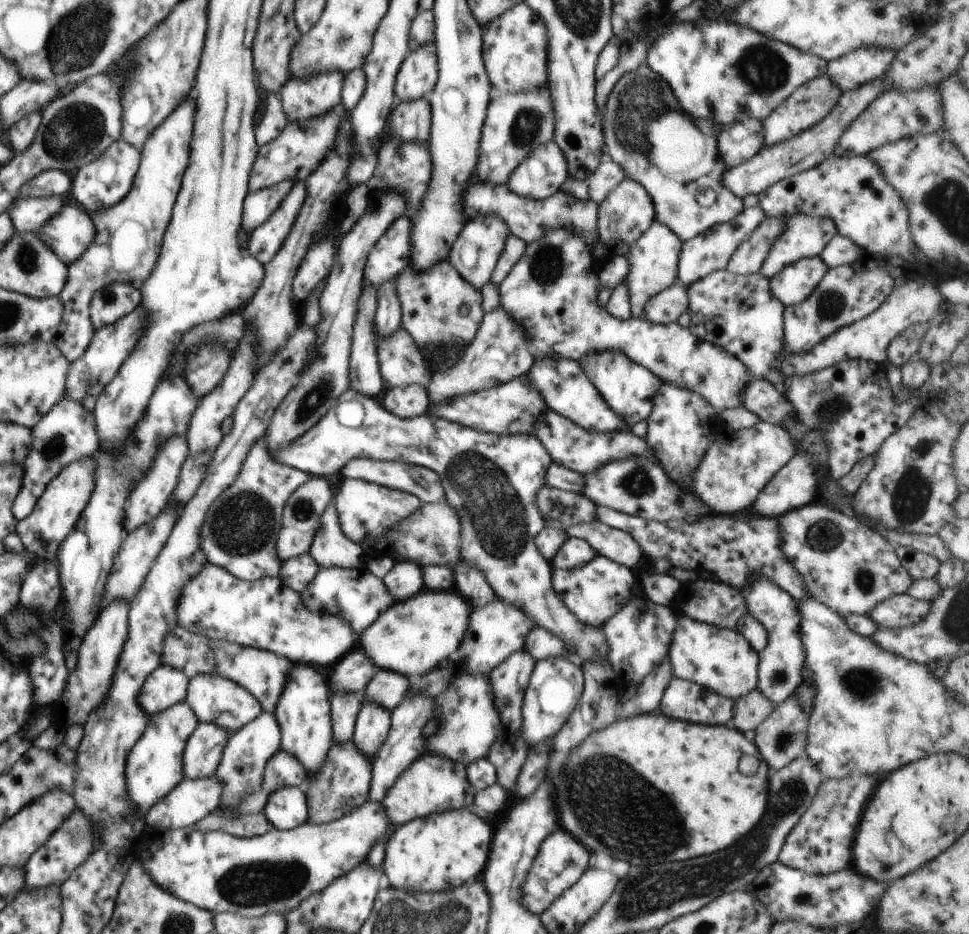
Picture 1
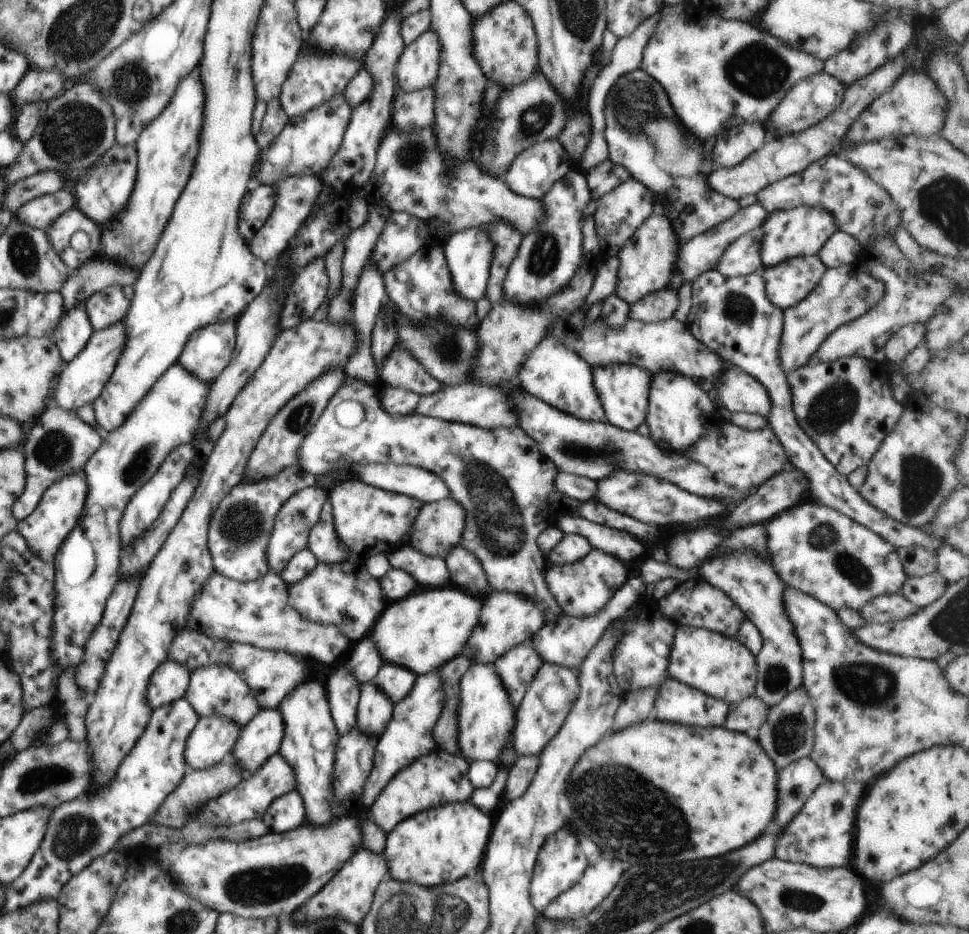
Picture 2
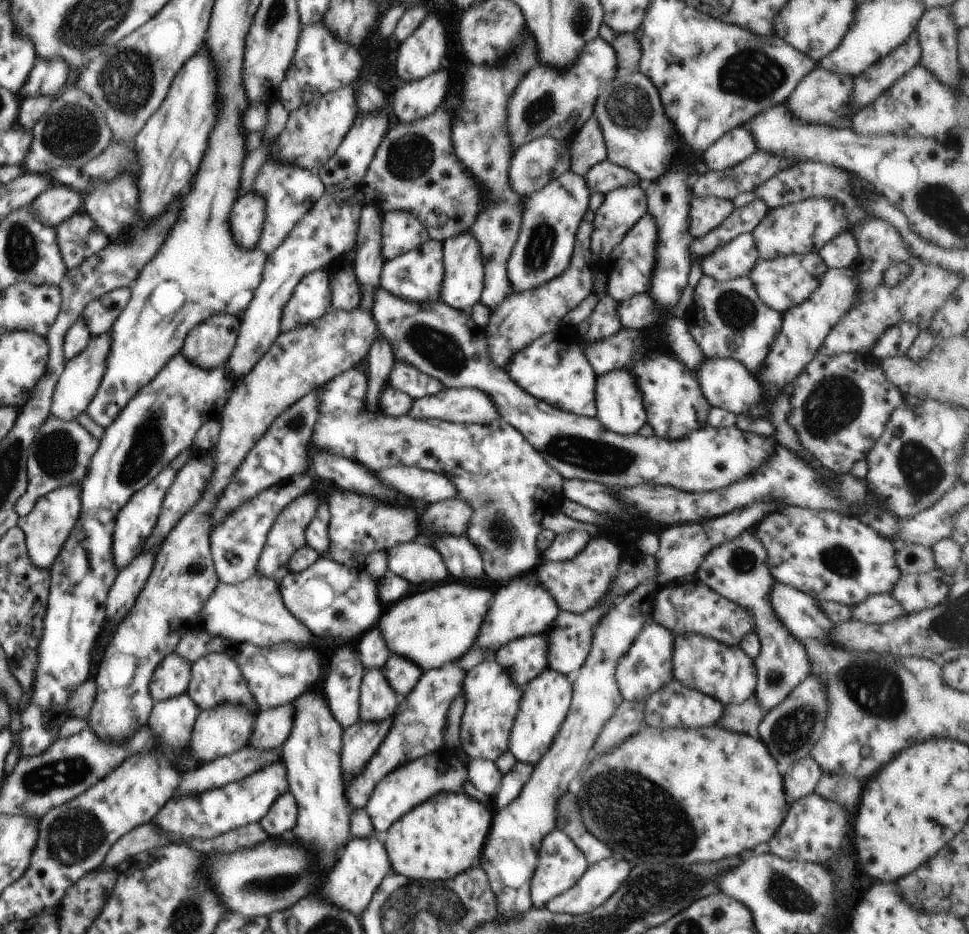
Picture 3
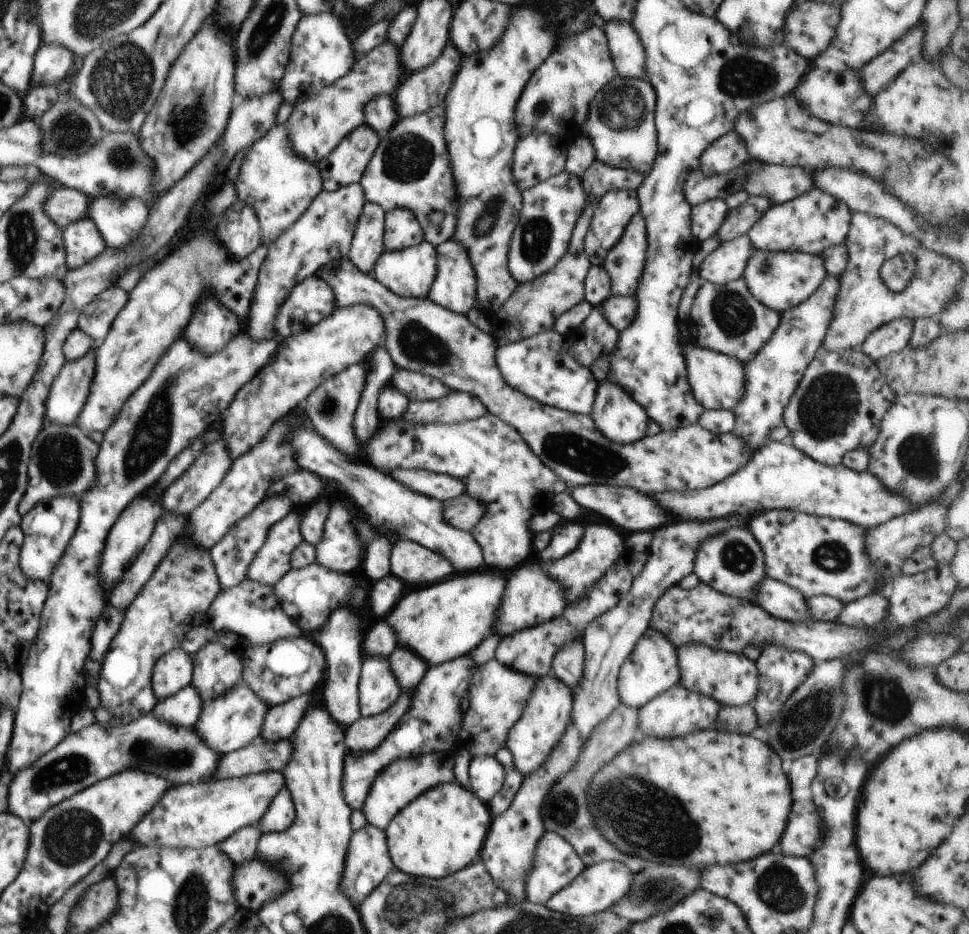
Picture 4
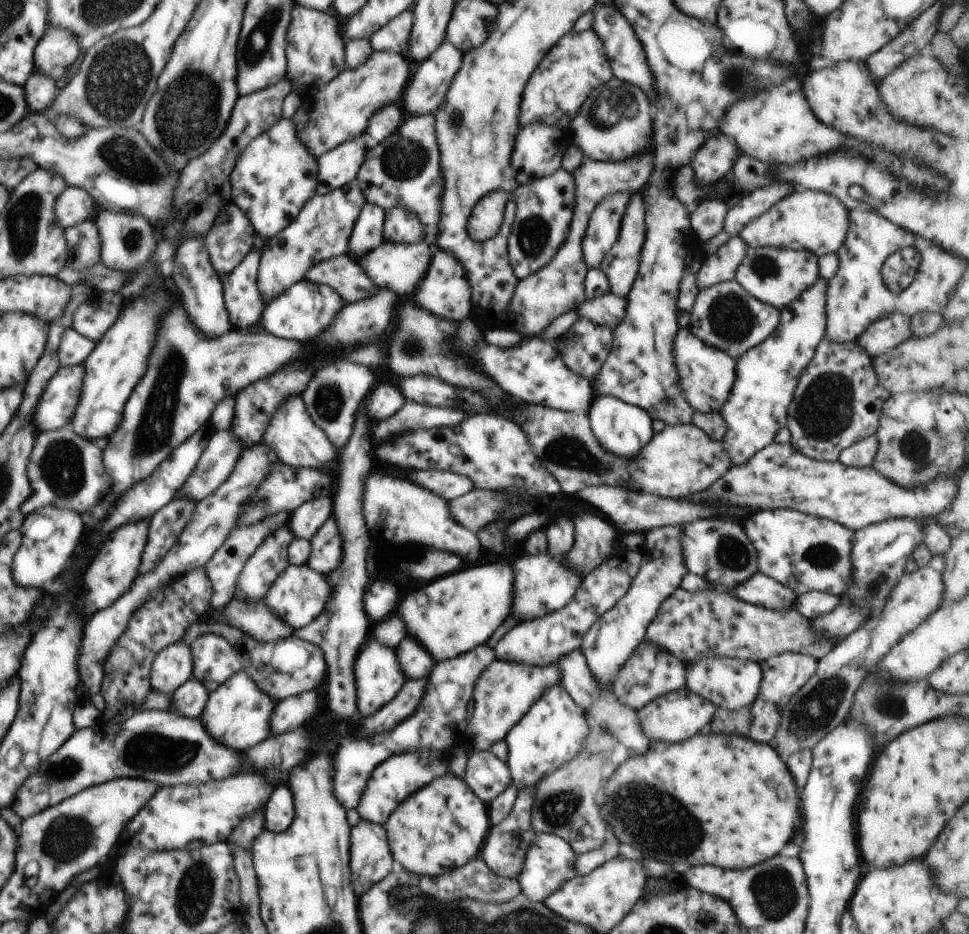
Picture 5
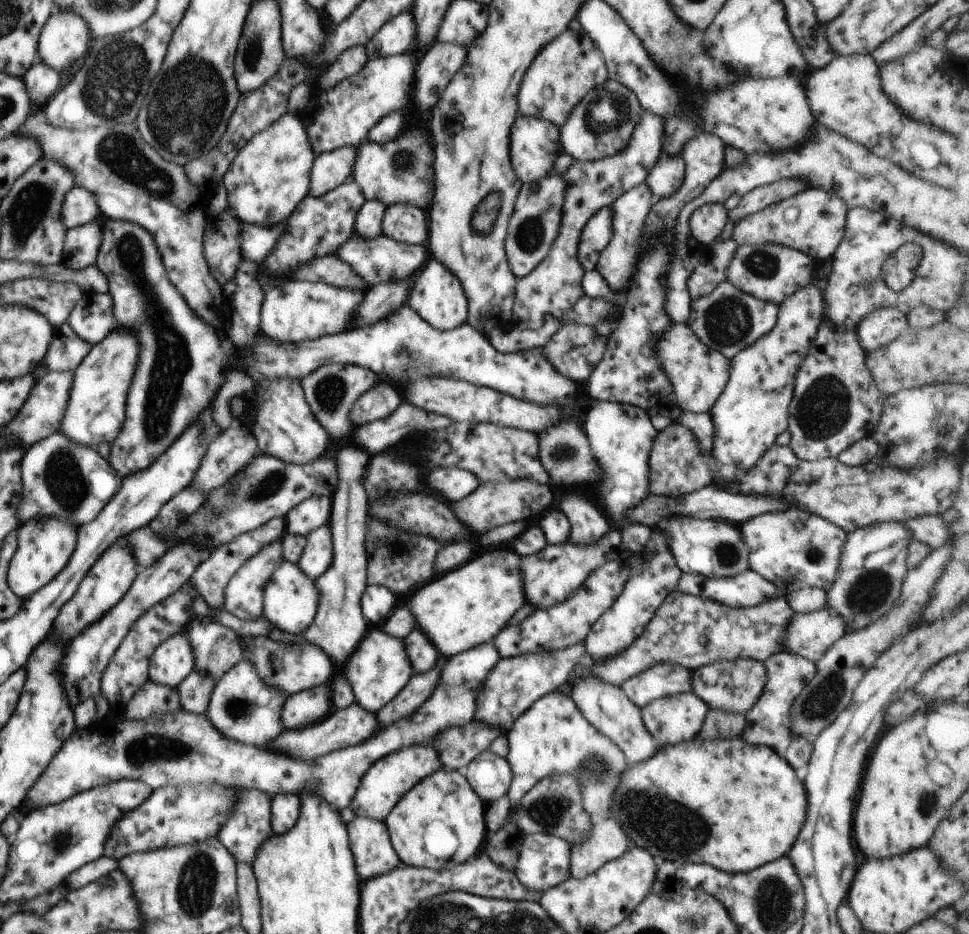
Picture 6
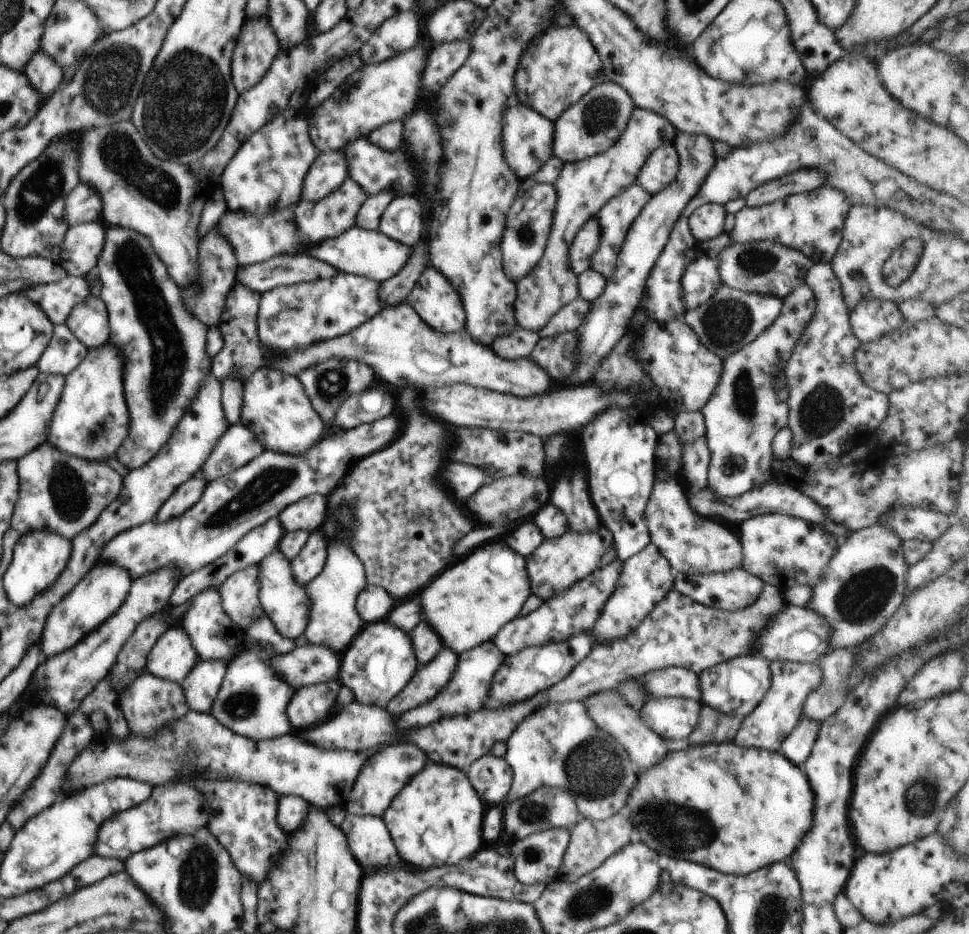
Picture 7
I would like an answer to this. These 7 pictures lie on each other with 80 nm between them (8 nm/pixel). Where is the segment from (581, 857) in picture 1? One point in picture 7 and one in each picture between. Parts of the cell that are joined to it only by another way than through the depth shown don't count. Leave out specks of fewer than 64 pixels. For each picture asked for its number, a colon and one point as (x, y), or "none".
2: (561, 863)
3: (560, 864)
4: (556, 864)
5: (549, 863)
6: (544, 861)
7: (538, 857)

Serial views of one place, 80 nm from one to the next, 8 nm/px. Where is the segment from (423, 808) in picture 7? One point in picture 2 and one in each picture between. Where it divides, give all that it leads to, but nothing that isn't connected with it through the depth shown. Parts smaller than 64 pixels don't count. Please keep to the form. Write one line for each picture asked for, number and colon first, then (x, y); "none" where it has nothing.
2: (441, 845)
3: (445, 835)
4: (443, 831)
5: (443, 827)
6: (442, 820)

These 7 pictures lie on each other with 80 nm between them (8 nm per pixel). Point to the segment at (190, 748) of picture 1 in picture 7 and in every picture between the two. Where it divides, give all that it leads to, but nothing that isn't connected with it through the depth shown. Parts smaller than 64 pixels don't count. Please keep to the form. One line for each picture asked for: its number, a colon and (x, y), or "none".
2: (212, 739)
3: (217, 732)
4: (233, 720)
5: (237, 715)
6: (244, 708)
7: (251, 701)

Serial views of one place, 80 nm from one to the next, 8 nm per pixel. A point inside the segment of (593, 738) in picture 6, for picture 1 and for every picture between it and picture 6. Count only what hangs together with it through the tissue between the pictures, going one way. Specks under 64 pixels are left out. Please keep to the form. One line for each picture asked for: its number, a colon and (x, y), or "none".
1: (556, 683)
2: (550, 696)
3: (546, 700)
4: (534, 737)
5: (553, 731)

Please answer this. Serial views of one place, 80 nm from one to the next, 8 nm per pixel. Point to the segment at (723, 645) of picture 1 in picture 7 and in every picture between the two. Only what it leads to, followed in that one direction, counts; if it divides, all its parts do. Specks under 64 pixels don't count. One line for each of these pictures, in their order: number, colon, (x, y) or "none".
2: (722, 667)
3: (727, 673)
4: (731, 679)
5: (731, 684)
6: (734, 686)
7: (735, 687)

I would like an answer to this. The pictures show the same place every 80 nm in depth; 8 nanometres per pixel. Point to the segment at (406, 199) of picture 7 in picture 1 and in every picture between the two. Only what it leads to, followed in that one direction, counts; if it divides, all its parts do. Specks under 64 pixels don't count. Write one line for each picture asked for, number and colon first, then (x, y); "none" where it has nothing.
1: (391, 254)
2: (403, 234)
3: (401, 232)
4: (402, 229)
5: (402, 226)
6: (406, 223)

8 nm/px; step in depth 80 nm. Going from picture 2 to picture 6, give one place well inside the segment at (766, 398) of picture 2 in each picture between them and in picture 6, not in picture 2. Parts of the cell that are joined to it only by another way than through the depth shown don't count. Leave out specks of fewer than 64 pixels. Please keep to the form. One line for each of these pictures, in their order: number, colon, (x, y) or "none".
3: (728, 384)
4: (716, 379)
5: (707, 375)
6: (699, 374)

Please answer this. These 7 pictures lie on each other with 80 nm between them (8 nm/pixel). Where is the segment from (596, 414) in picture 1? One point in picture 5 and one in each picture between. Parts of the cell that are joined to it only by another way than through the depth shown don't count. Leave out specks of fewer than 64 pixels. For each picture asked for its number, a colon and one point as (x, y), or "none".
2: (554, 373)
3: (553, 368)
4: (542, 366)
5: (533, 371)

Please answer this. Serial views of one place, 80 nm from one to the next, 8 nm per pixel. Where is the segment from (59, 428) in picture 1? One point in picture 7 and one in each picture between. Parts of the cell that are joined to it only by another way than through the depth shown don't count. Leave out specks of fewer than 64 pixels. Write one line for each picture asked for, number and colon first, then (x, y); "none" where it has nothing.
2: (59, 443)
3: (60, 453)
4: (62, 458)
5: (65, 469)
6: (62, 479)
7: (63, 493)

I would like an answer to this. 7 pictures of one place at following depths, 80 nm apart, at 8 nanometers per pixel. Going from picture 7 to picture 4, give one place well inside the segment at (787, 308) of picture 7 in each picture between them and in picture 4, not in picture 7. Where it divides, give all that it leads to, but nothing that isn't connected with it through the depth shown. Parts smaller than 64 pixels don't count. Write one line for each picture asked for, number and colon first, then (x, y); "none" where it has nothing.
4: (770, 379)
5: (767, 376)
6: (753, 410)

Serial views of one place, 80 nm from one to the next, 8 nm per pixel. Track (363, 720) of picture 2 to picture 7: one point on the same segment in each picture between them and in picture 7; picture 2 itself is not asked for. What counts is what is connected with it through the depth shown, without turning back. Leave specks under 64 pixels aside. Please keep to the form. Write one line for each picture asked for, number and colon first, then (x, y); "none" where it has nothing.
3: (376, 701)
4: (378, 690)
5: (378, 679)
6: (378, 669)
7: (380, 663)

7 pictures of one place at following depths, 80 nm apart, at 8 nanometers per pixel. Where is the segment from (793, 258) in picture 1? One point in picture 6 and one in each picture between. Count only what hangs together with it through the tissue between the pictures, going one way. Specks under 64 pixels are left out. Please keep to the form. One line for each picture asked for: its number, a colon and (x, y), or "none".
2: (804, 230)
3: (800, 228)
4: (811, 223)
5: (807, 220)
6: (812, 221)

